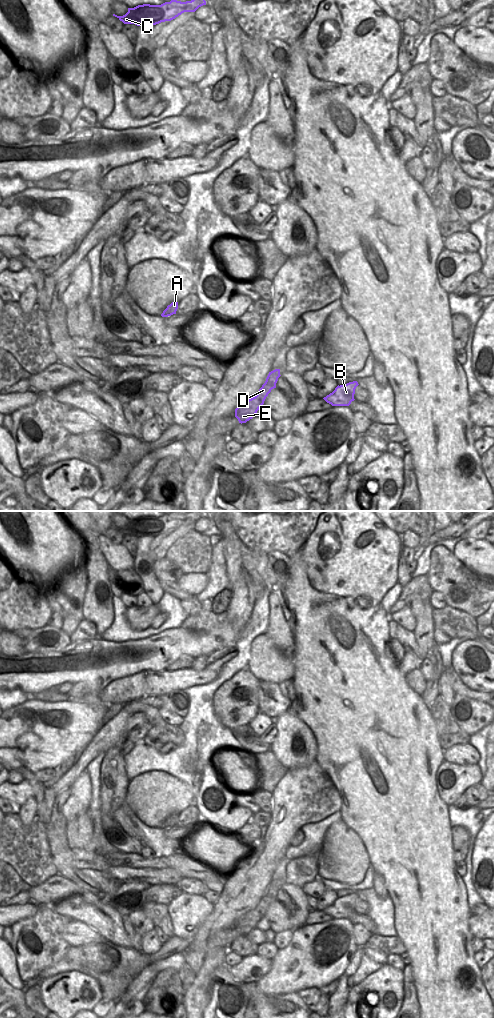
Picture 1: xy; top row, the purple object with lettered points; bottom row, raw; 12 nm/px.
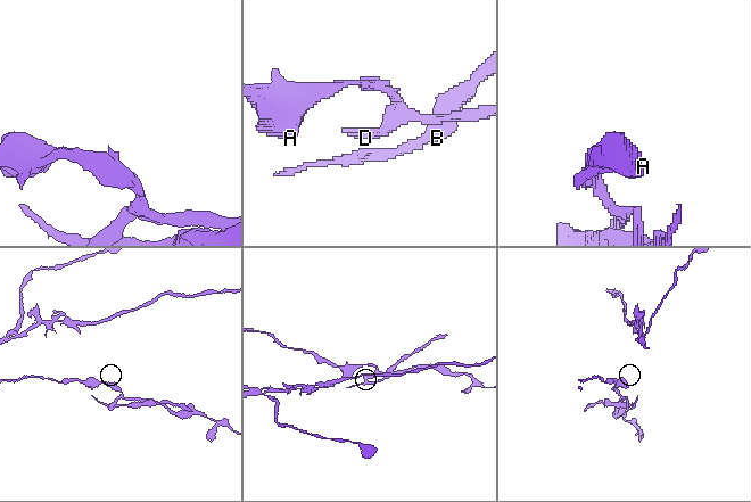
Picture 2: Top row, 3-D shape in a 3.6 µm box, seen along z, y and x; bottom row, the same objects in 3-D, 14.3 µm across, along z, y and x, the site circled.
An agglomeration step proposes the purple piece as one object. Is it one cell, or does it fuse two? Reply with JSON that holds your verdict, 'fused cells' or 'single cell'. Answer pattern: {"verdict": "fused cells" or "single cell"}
{"verdict": "fused cells"}

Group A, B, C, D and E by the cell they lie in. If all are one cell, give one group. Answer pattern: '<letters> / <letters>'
A C D E / B

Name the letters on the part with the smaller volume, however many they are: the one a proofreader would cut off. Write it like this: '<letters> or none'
B

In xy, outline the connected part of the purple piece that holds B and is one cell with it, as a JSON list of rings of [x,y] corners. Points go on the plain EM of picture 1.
[[[357,893],[338,897],[332,905],[323,911],[332,918],[349,918],[351,914],[355,912],[354,906],[358,897]]]

